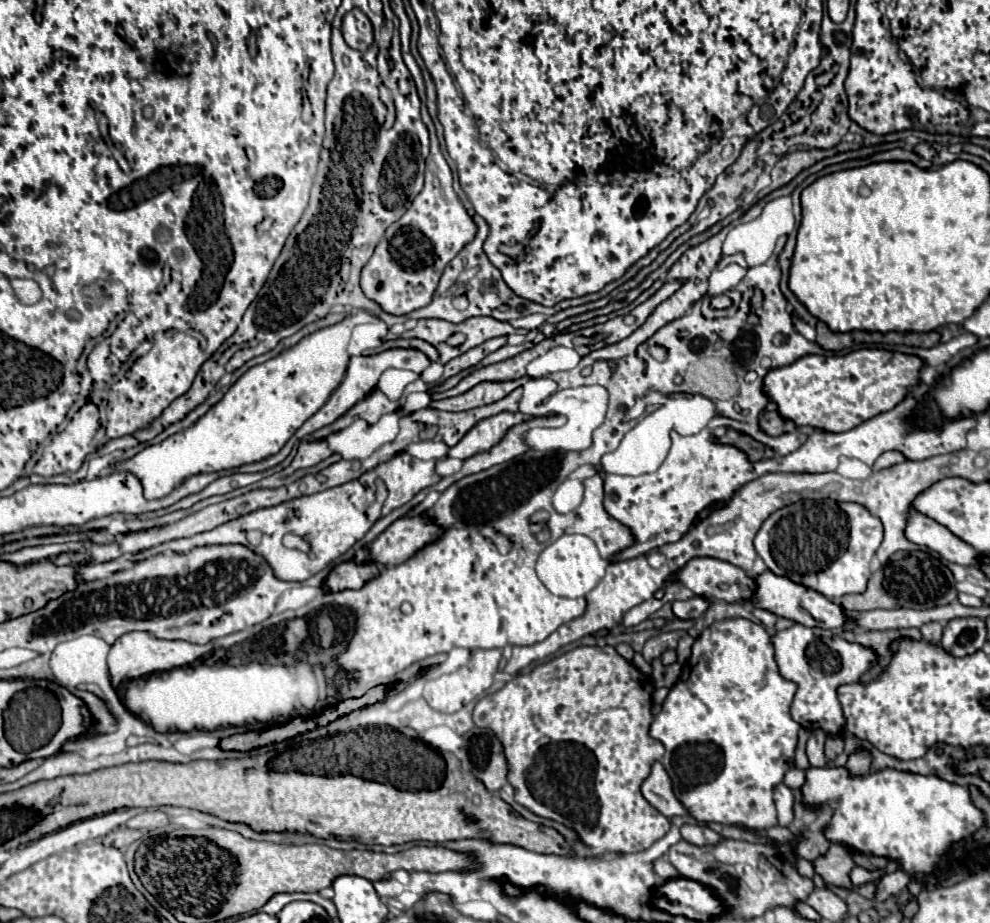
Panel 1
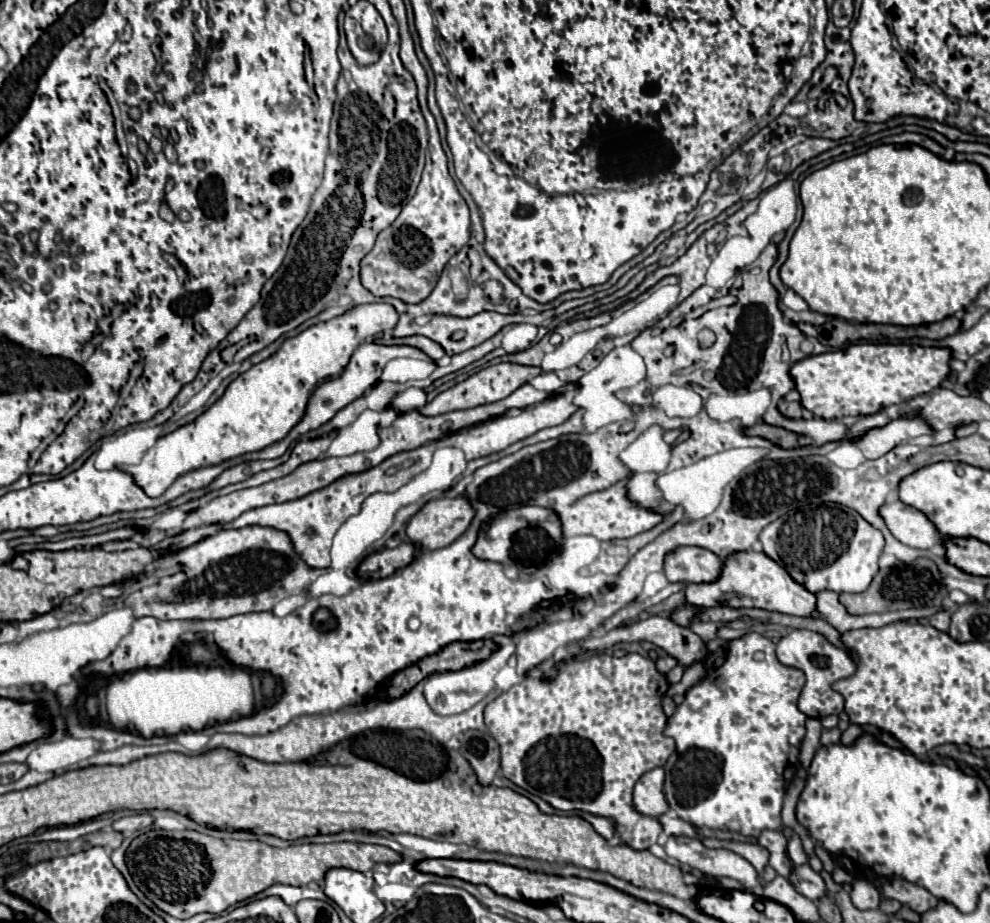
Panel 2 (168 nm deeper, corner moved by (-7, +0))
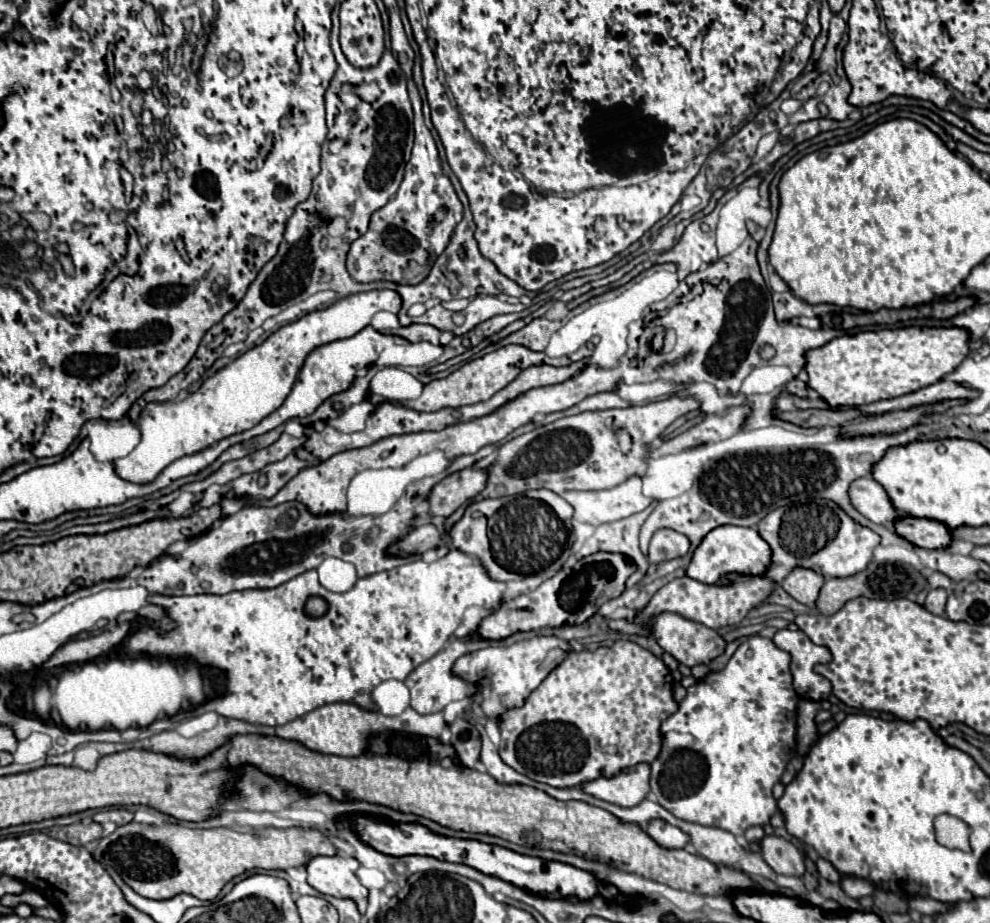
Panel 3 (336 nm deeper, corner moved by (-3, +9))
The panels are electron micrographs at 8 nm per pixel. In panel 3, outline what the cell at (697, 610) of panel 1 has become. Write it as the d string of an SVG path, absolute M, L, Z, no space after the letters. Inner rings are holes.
M722 525L704 537L700 547L692 555L686 575L690 579L696 579L708 585L730 585L730 579L728 579L730 573L764 577L766 569L770 569L770 561L772 561L772 549L770 545L766 545L766 541L762 541L758 531L748 529L748 527Z

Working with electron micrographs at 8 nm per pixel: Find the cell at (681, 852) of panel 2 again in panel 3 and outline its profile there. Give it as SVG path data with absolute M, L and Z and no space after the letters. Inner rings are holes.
M650 821L648 825L648 835L662 847L666 849L684 849L690 843L690 837L682 833L682 829L666 823L666 821Z

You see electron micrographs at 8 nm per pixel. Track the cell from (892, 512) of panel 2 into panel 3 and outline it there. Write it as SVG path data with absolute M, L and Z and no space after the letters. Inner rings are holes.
M872 477L856 479L850 485L850 499L866 519L884 527L894 527L894 521L898 521L898 517L906 517L904 513L898 513L894 505L890 505L890 497L886 497L882 485L878 485L878 481L874 481Z

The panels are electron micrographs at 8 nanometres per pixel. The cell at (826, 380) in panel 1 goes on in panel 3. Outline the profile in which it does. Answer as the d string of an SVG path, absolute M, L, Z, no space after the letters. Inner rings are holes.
M904 327L842 335L822 347L806 351L808 387L830 407L858 407L932 385L952 373L968 353L968 333L958 327Z

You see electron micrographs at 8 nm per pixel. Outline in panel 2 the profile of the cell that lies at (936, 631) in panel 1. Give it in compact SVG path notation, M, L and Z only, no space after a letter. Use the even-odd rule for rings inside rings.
M940 610L940 612L932 614L932 616L930 616L930 624L932 624L934 628L946 632L948 626L950 626L950 612L948 612L948 610Z

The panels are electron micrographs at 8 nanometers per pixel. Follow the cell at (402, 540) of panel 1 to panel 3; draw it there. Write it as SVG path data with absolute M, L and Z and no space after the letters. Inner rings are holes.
M462 469L448 475L428 495L428 515L430 517L450 517L462 503L476 497L486 487L486 469L472 471Z

